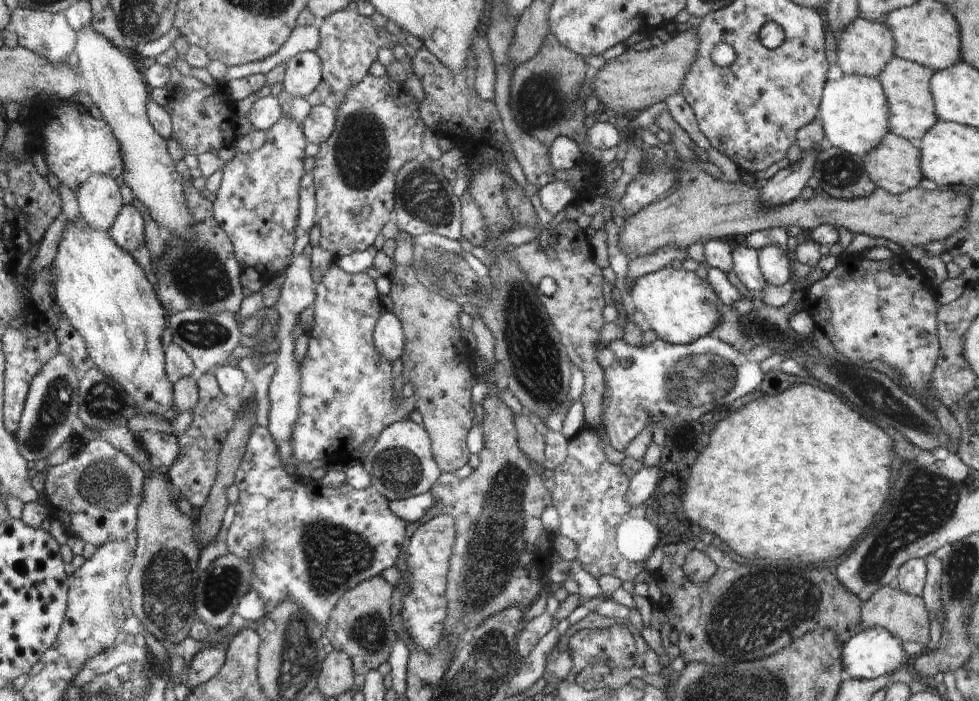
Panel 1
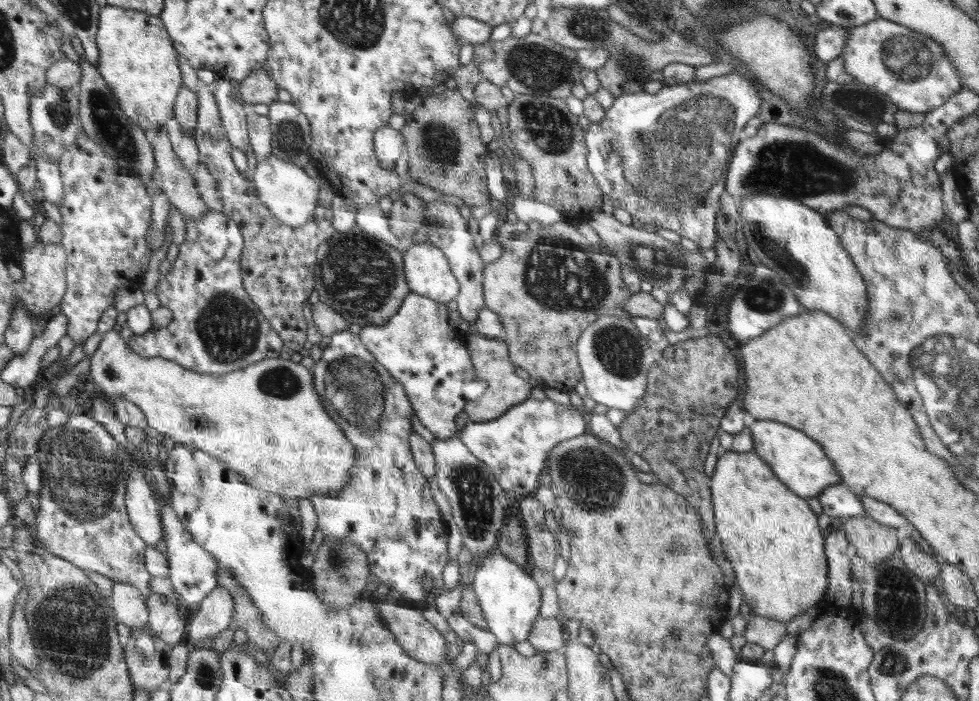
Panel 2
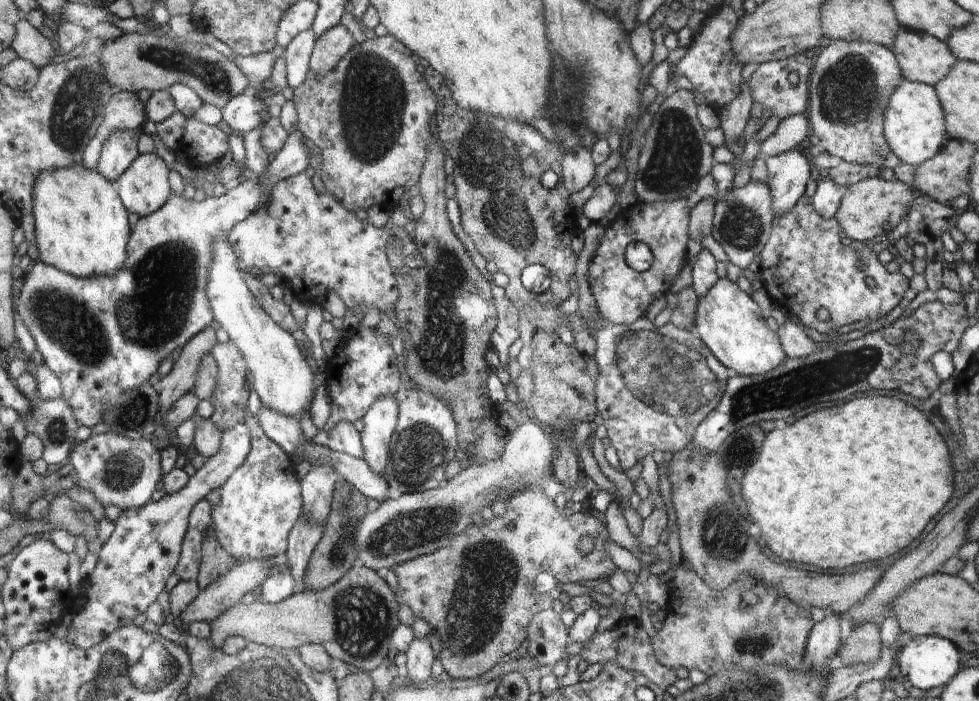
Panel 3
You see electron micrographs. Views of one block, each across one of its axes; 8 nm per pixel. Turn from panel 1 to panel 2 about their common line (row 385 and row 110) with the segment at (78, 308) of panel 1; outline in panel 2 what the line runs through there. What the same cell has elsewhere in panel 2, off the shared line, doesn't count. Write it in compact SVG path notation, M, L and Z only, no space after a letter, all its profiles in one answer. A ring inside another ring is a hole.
M108 4L101 12L98 44L102 54L101 74L125 114L145 132L166 128L167 123L176 117L175 107L184 78L178 60L179 50L162 18Z

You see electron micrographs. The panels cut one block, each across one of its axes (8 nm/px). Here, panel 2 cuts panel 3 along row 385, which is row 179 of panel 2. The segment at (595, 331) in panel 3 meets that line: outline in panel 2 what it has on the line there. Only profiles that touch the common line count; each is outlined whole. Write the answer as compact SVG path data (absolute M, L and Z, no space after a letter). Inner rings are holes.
M729 73L720 78L691 81L668 86L656 94L638 92L615 98L613 107L605 110L604 120L590 123L586 133L587 167L610 196L614 209L623 209L644 224L673 230L690 238L703 248L714 245L716 214L720 196L725 190L724 176L731 171L731 158L742 140L748 120L760 112L762 96L747 74Z

